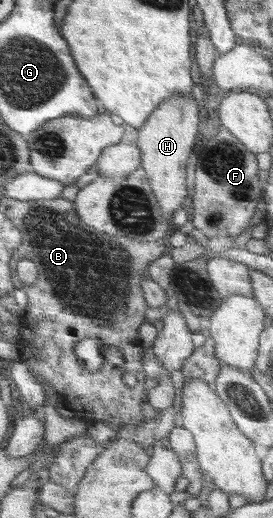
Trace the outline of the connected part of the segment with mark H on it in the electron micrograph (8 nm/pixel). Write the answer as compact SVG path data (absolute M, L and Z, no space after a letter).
M174 95L174 97L169 97L157 107L144 126L131 133L135 146L139 147L141 151L141 166L146 168L147 174L151 179L151 187L157 196L158 205L161 207L162 215L165 220L171 221L170 227L174 227L172 213L182 208L180 205L188 195L188 189L186 189L186 161L188 161L190 153L192 153L192 145L196 143L196 135L198 135L196 127L198 127L198 107L196 107L194 97L192 95L190 97Z

